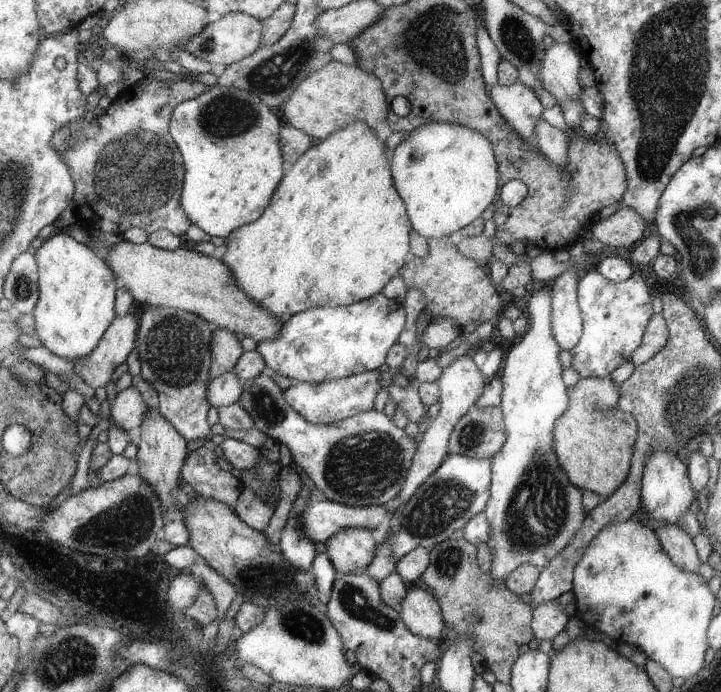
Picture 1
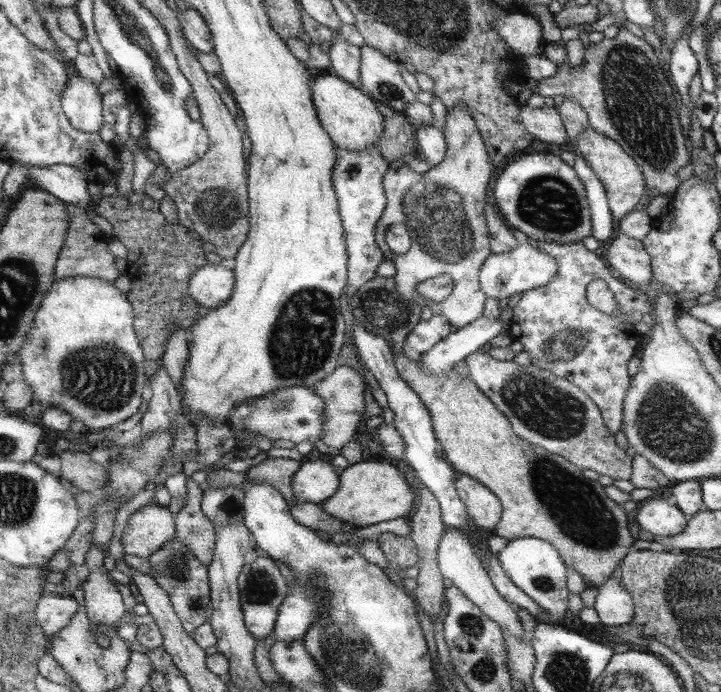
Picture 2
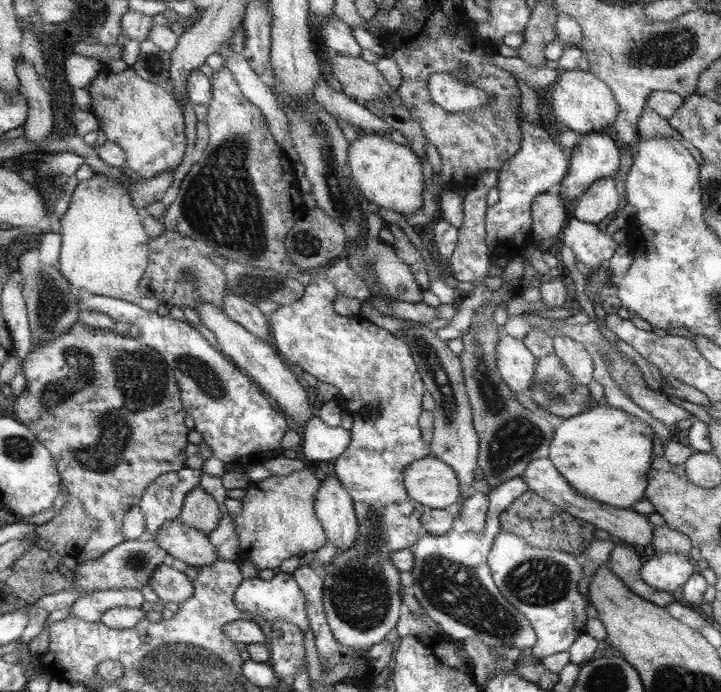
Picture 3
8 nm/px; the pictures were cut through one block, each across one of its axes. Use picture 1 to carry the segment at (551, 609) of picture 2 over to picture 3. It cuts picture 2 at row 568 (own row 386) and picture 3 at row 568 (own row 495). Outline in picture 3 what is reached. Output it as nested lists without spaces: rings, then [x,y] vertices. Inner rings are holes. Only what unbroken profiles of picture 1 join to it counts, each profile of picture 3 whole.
[[[501,530],[491,546],[489,568],[501,594],[531,622],[535,630],[537,642],[529,650],[529,656],[535,658],[535,662],[549,654],[567,652],[575,638],[585,634],[585,622],[589,618],[585,618],[583,610],[589,602],[577,592],[581,566],[577,564],[575,556],[559,550],[531,548],[517,534]]]

